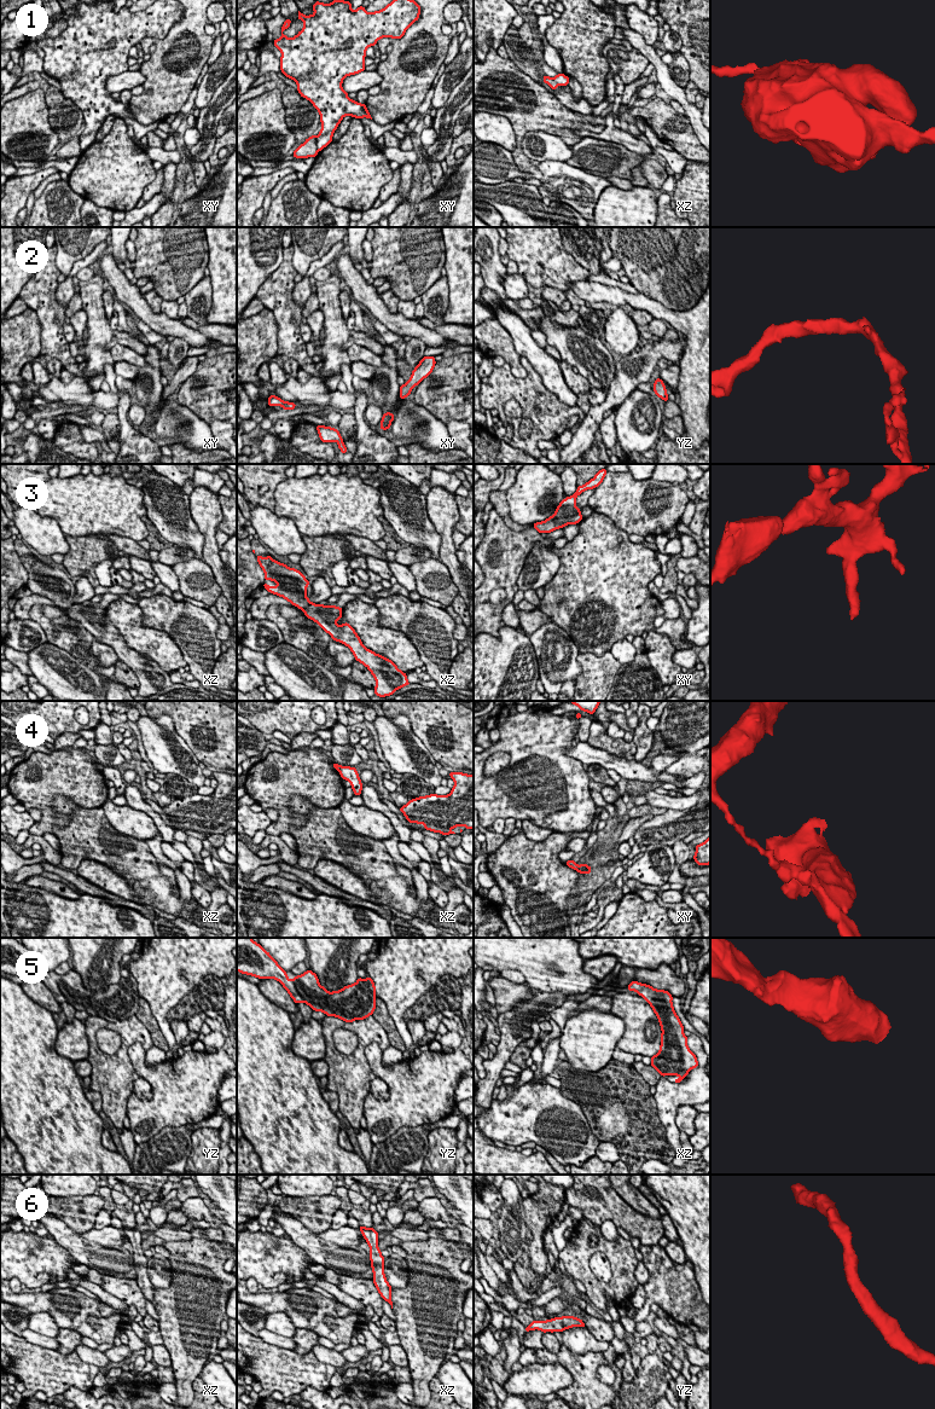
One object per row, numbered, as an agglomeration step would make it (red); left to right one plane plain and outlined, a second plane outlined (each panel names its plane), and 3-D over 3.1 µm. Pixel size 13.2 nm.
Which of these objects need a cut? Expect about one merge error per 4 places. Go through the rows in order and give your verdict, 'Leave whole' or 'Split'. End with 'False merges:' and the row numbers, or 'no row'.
1: Split
2: Leave whole
3: Leave whole
4: Split
5: Leave whole
6: Leave whole
False merges: 1, 4

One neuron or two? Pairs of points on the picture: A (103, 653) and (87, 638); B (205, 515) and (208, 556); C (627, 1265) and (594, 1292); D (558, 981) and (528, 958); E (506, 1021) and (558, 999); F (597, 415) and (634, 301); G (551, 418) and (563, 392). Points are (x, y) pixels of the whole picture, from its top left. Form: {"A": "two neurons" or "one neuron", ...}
{"A": "two neurons", "B": "one neuron", "C": "one neuron", "D": "one neuron", "E": "one neuron", "F": "two neurons", "G": "two neurons"}

